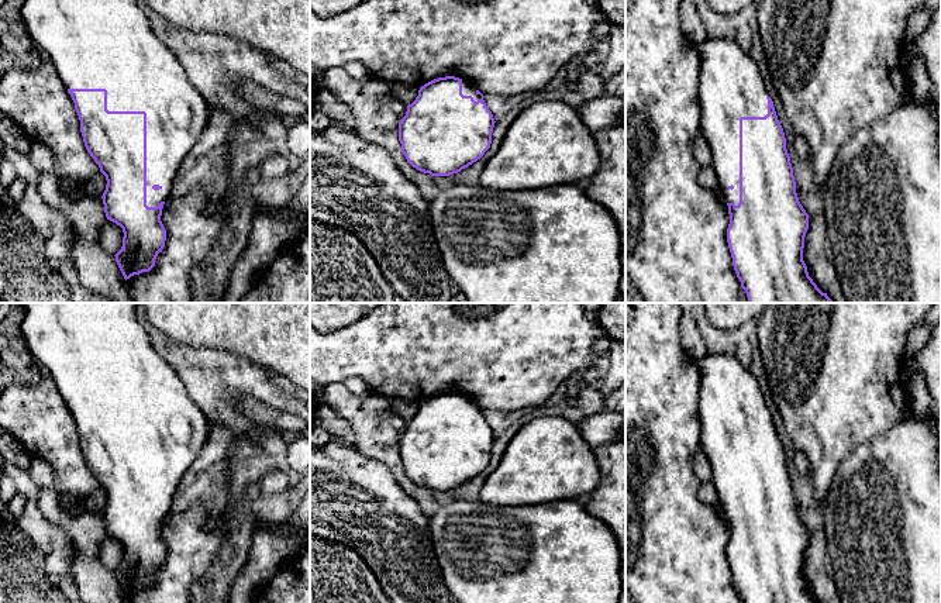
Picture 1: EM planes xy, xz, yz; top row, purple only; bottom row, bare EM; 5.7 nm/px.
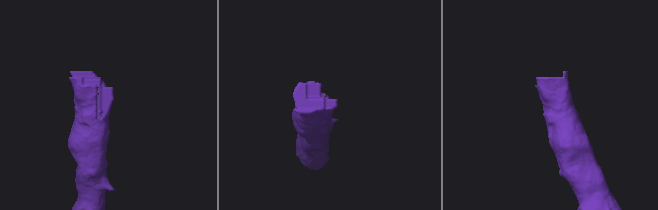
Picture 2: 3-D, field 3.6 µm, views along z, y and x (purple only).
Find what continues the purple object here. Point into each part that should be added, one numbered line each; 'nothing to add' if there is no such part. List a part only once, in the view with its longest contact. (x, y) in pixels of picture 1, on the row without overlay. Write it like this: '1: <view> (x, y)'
1: xy (96, 352)

